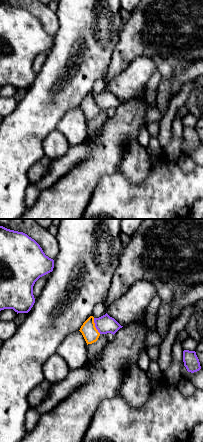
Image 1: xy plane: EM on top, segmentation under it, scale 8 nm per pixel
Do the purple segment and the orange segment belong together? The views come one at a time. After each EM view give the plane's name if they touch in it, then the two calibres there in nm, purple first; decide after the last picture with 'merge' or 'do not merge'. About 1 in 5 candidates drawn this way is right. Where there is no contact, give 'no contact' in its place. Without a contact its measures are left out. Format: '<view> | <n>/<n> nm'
xy | 150/120 nm

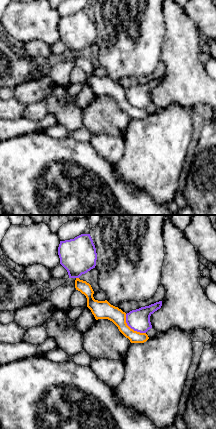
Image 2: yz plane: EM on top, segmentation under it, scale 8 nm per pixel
yz | 180/130 nm

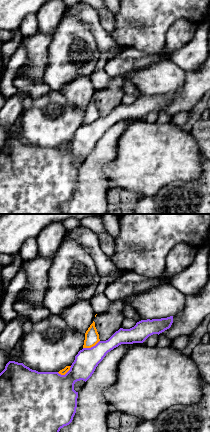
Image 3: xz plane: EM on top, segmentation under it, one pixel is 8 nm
xz | 190/110 nm

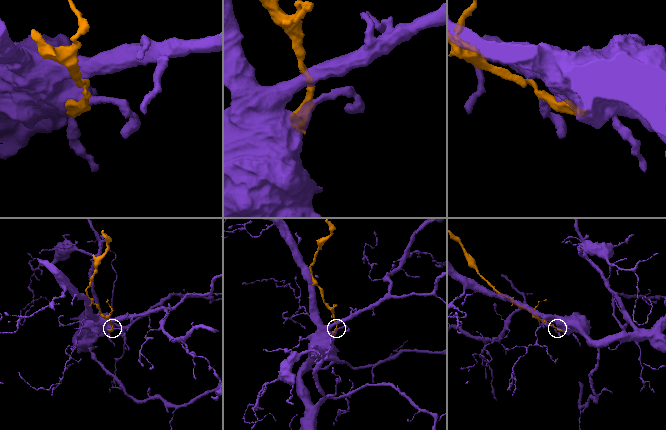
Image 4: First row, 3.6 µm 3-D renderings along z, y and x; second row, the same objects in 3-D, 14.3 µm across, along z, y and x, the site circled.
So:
do not merge

